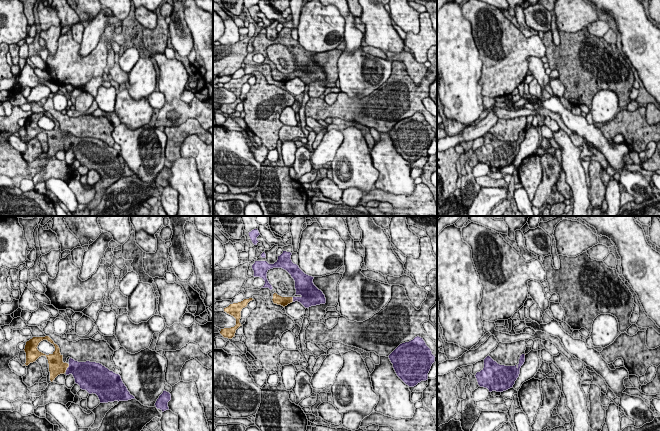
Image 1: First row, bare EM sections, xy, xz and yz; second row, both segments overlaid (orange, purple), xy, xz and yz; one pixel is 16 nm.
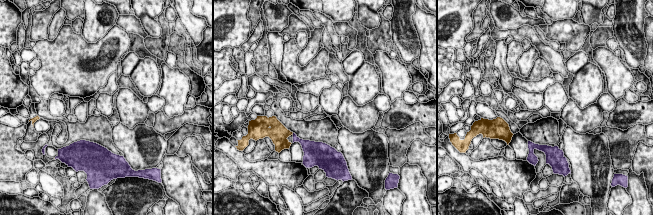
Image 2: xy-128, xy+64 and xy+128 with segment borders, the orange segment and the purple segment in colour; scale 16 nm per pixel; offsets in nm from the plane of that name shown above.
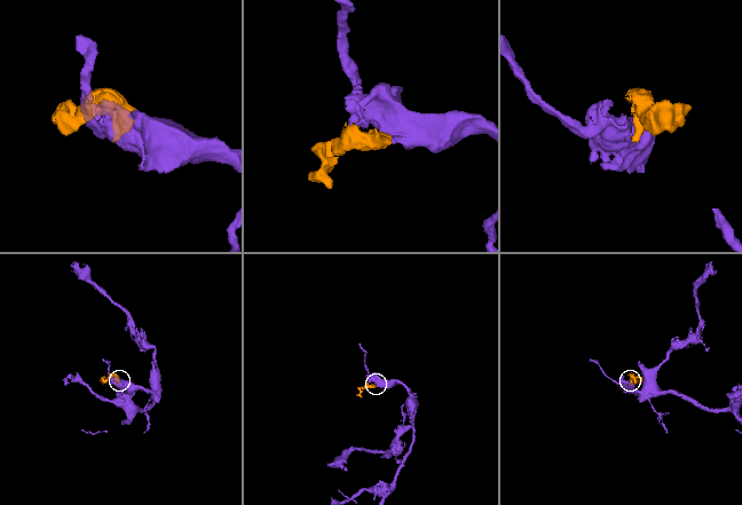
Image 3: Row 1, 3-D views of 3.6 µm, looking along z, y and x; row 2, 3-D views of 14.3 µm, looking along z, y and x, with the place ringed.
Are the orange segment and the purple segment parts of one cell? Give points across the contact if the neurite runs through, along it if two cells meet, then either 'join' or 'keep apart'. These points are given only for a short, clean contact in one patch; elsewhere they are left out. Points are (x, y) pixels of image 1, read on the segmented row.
join

